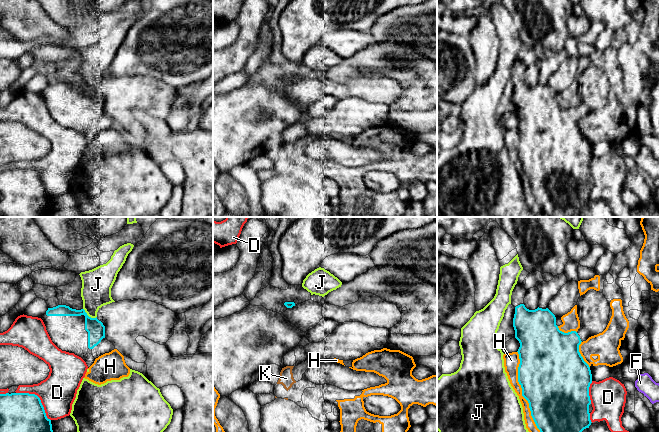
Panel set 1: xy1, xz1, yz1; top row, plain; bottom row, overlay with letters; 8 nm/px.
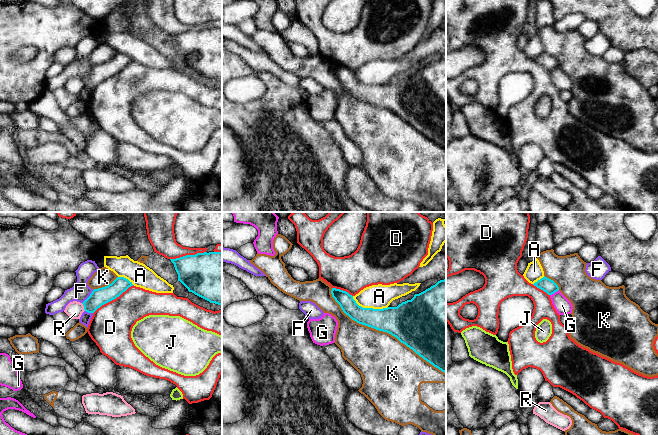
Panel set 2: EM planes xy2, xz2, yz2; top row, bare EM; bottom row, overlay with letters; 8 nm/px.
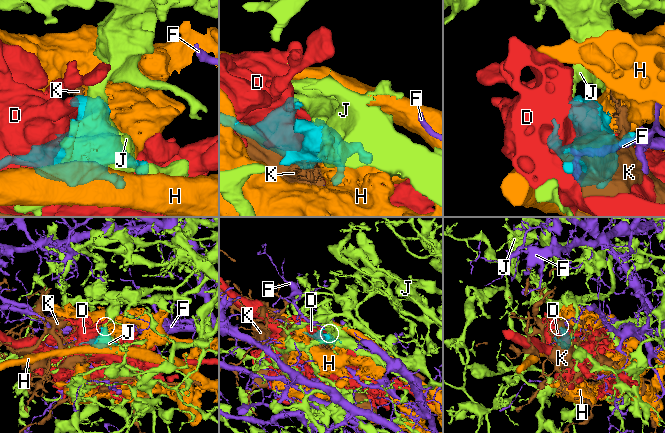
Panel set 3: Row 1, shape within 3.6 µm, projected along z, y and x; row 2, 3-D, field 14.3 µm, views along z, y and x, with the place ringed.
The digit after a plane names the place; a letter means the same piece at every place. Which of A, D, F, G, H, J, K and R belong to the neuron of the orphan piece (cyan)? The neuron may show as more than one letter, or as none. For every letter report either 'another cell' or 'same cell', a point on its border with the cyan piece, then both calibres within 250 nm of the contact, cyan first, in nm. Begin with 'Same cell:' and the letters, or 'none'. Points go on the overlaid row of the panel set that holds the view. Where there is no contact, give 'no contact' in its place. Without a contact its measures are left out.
Same cell: none
A: another cell | xz2 (369, 308) | 240/190 nm
D: another cell | xy1 (39, 398) | 320/300 nm
F: another cell | xy2 (88, 297) | 140/150 nm
G: another cell | yz2 (554, 292) | 110/140 nm
H: another cell | yz1 (522, 391) | 500/130 nm
J: another cell | xy1 (88, 316) | 140/240 nm
K: another cell | xz2 (383, 331) | 360/420 nm
R: another cell | xy2 (84, 307) | 140/140 nm

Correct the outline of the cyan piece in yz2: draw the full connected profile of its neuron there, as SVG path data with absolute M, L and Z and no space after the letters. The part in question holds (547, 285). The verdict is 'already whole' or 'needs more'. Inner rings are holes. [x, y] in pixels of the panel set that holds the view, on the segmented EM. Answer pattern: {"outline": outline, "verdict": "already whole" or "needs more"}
{"outline": "M545 276L533 285L546 292L548 295L552 295L559 290L558 285L553 280Z", "verdict": "already whole"}

